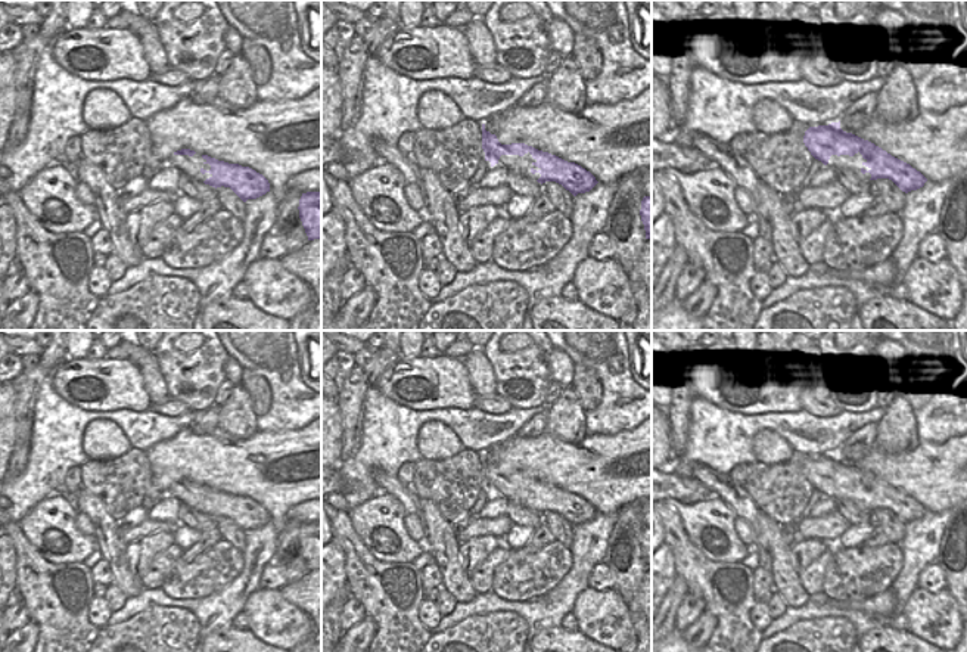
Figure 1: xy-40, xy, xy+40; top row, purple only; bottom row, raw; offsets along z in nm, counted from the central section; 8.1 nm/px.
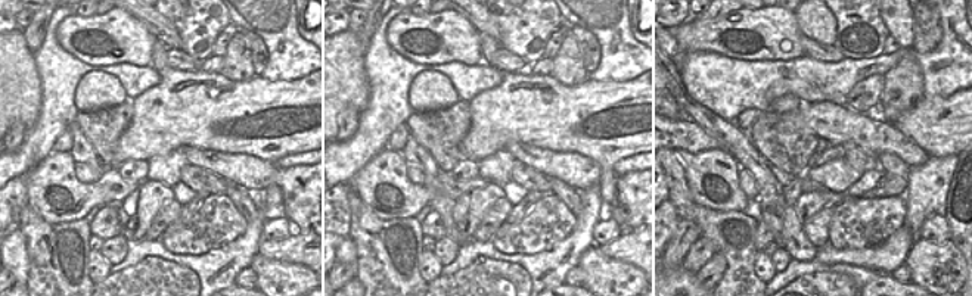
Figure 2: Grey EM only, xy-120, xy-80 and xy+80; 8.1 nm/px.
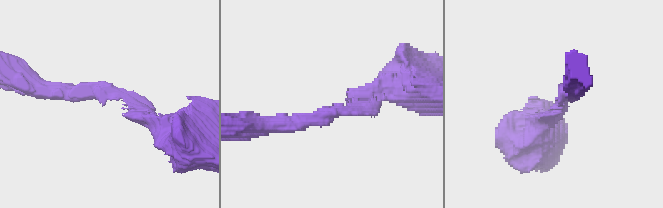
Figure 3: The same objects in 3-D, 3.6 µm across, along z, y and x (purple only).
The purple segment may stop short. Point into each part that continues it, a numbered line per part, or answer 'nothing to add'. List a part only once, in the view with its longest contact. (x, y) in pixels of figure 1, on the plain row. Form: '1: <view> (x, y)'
nothing to add

